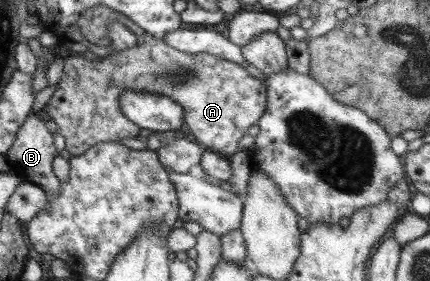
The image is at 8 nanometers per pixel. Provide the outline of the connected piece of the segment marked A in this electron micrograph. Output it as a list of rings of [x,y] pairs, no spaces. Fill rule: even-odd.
[[[133,27],[136,42],[129,49],[93,61],[88,56],[64,59],[61,80],[47,103],[50,121],[57,126],[58,134],[65,140],[65,151],[78,156],[91,146],[107,141],[119,142],[138,137],[140,129],[131,124],[119,110],[119,97],[124,90],[158,94],[169,97],[183,109],[183,122],[193,139],[203,148],[217,154],[232,155],[237,142],[247,135],[249,127],[256,125],[266,109],[266,88],[260,80],[254,79],[239,65],[224,61],[209,53],[190,55],[169,47],[162,39],[155,39],[138,27]]]

